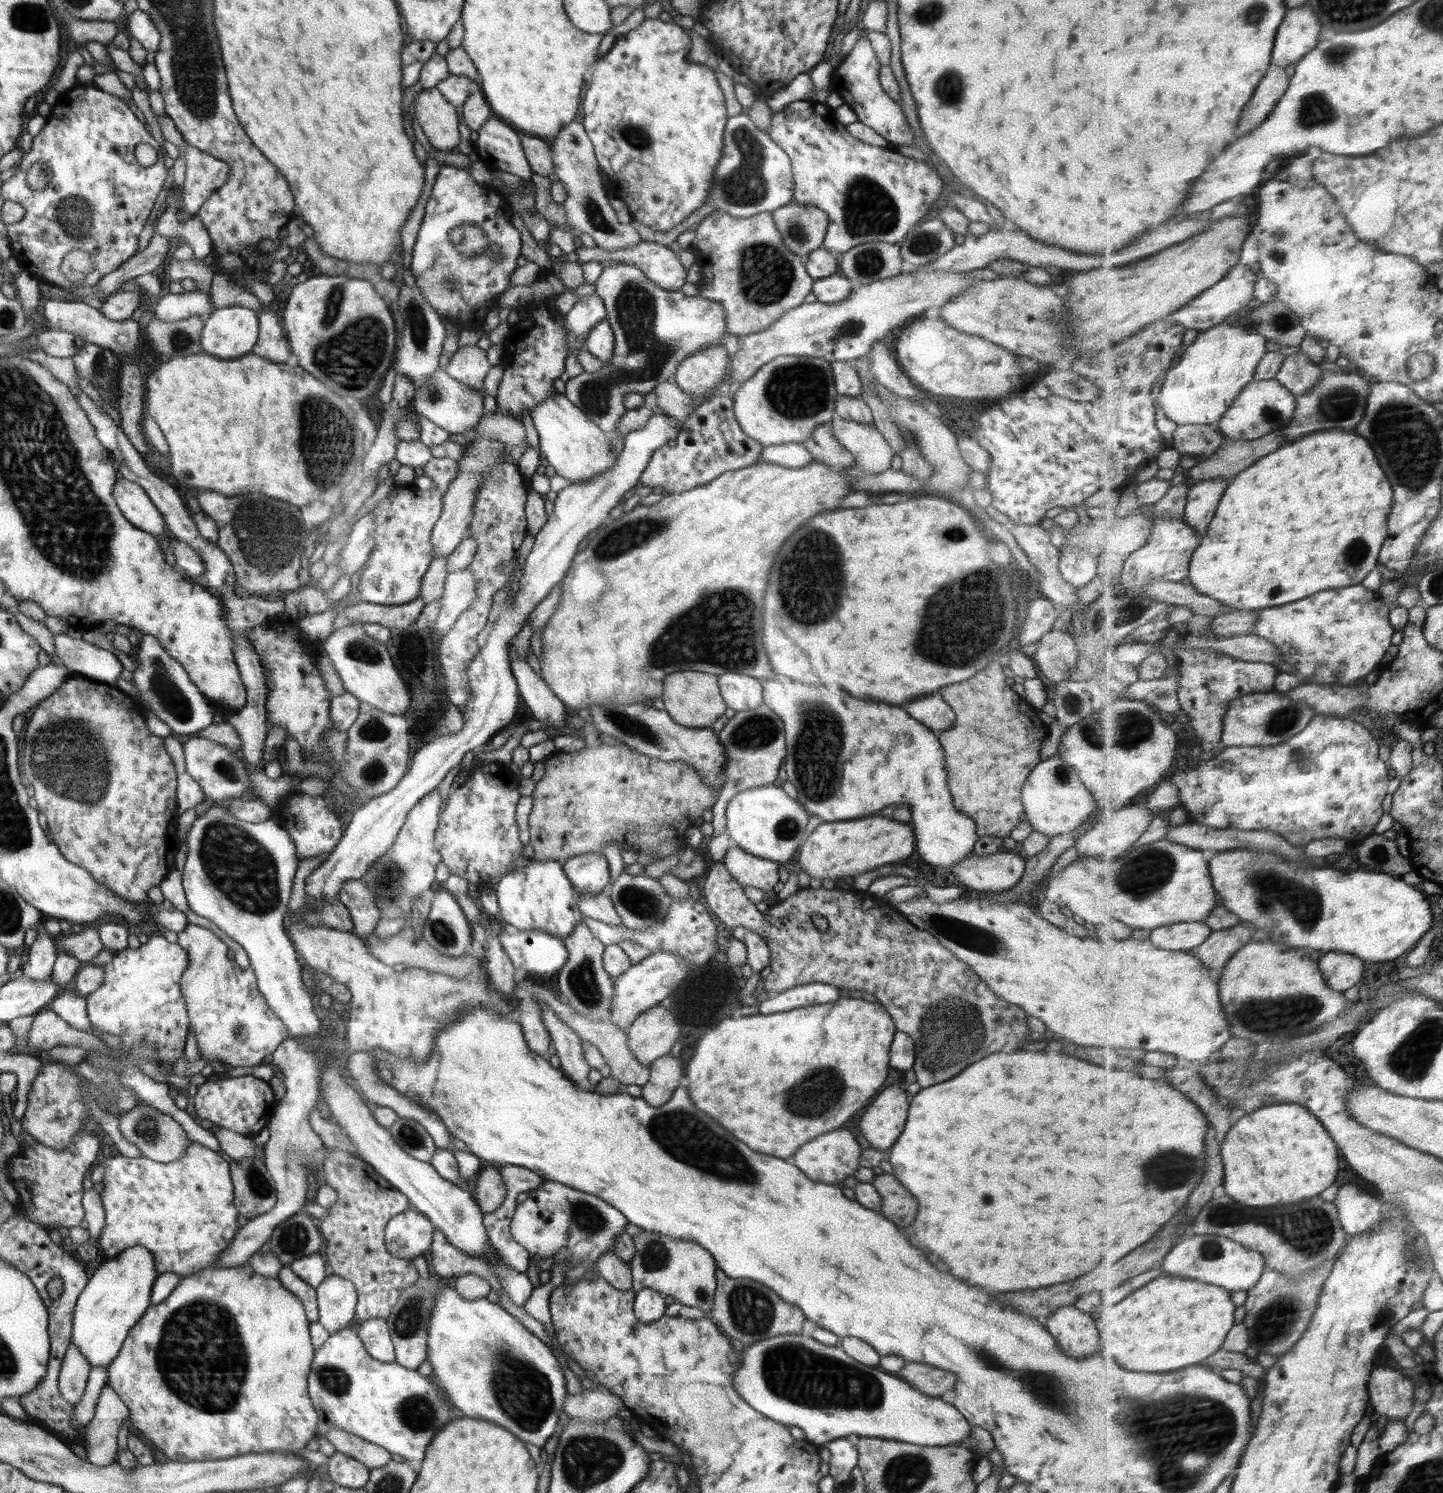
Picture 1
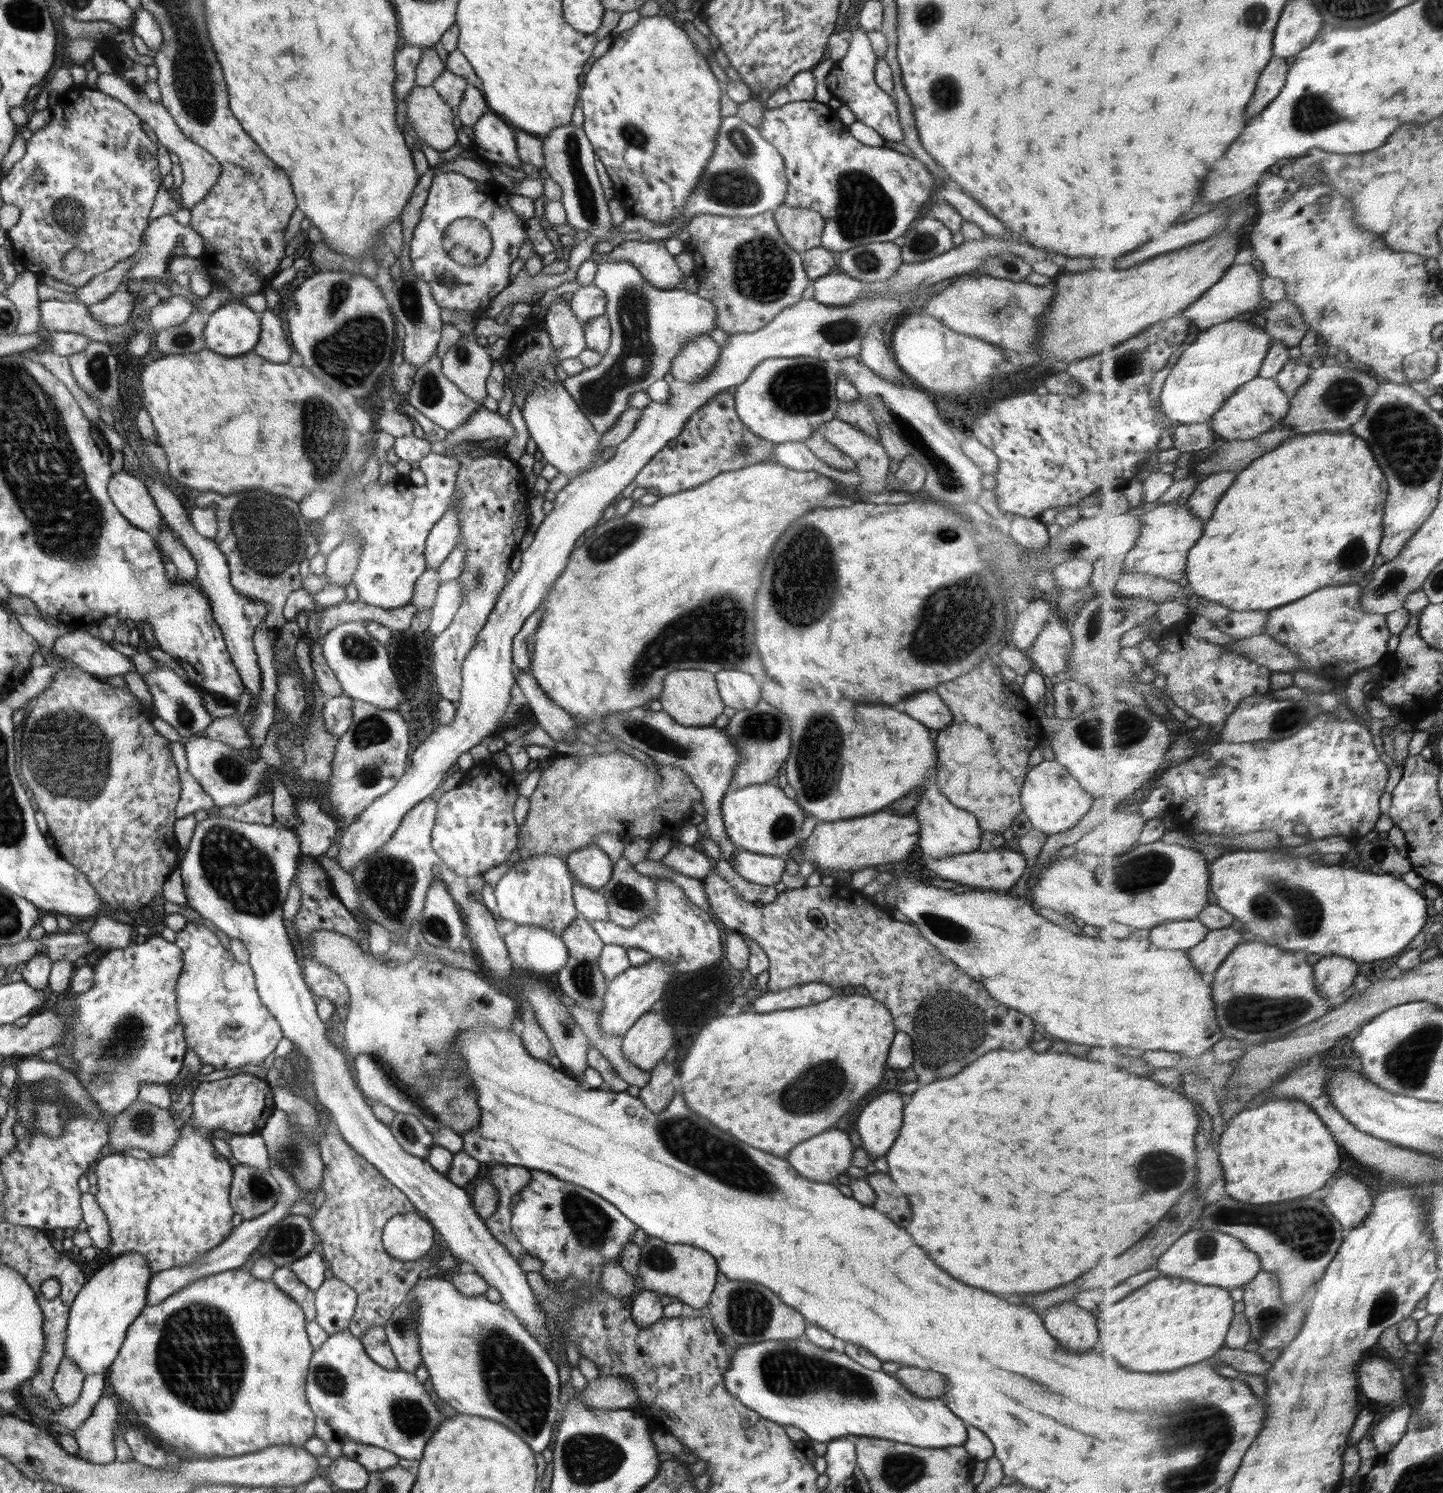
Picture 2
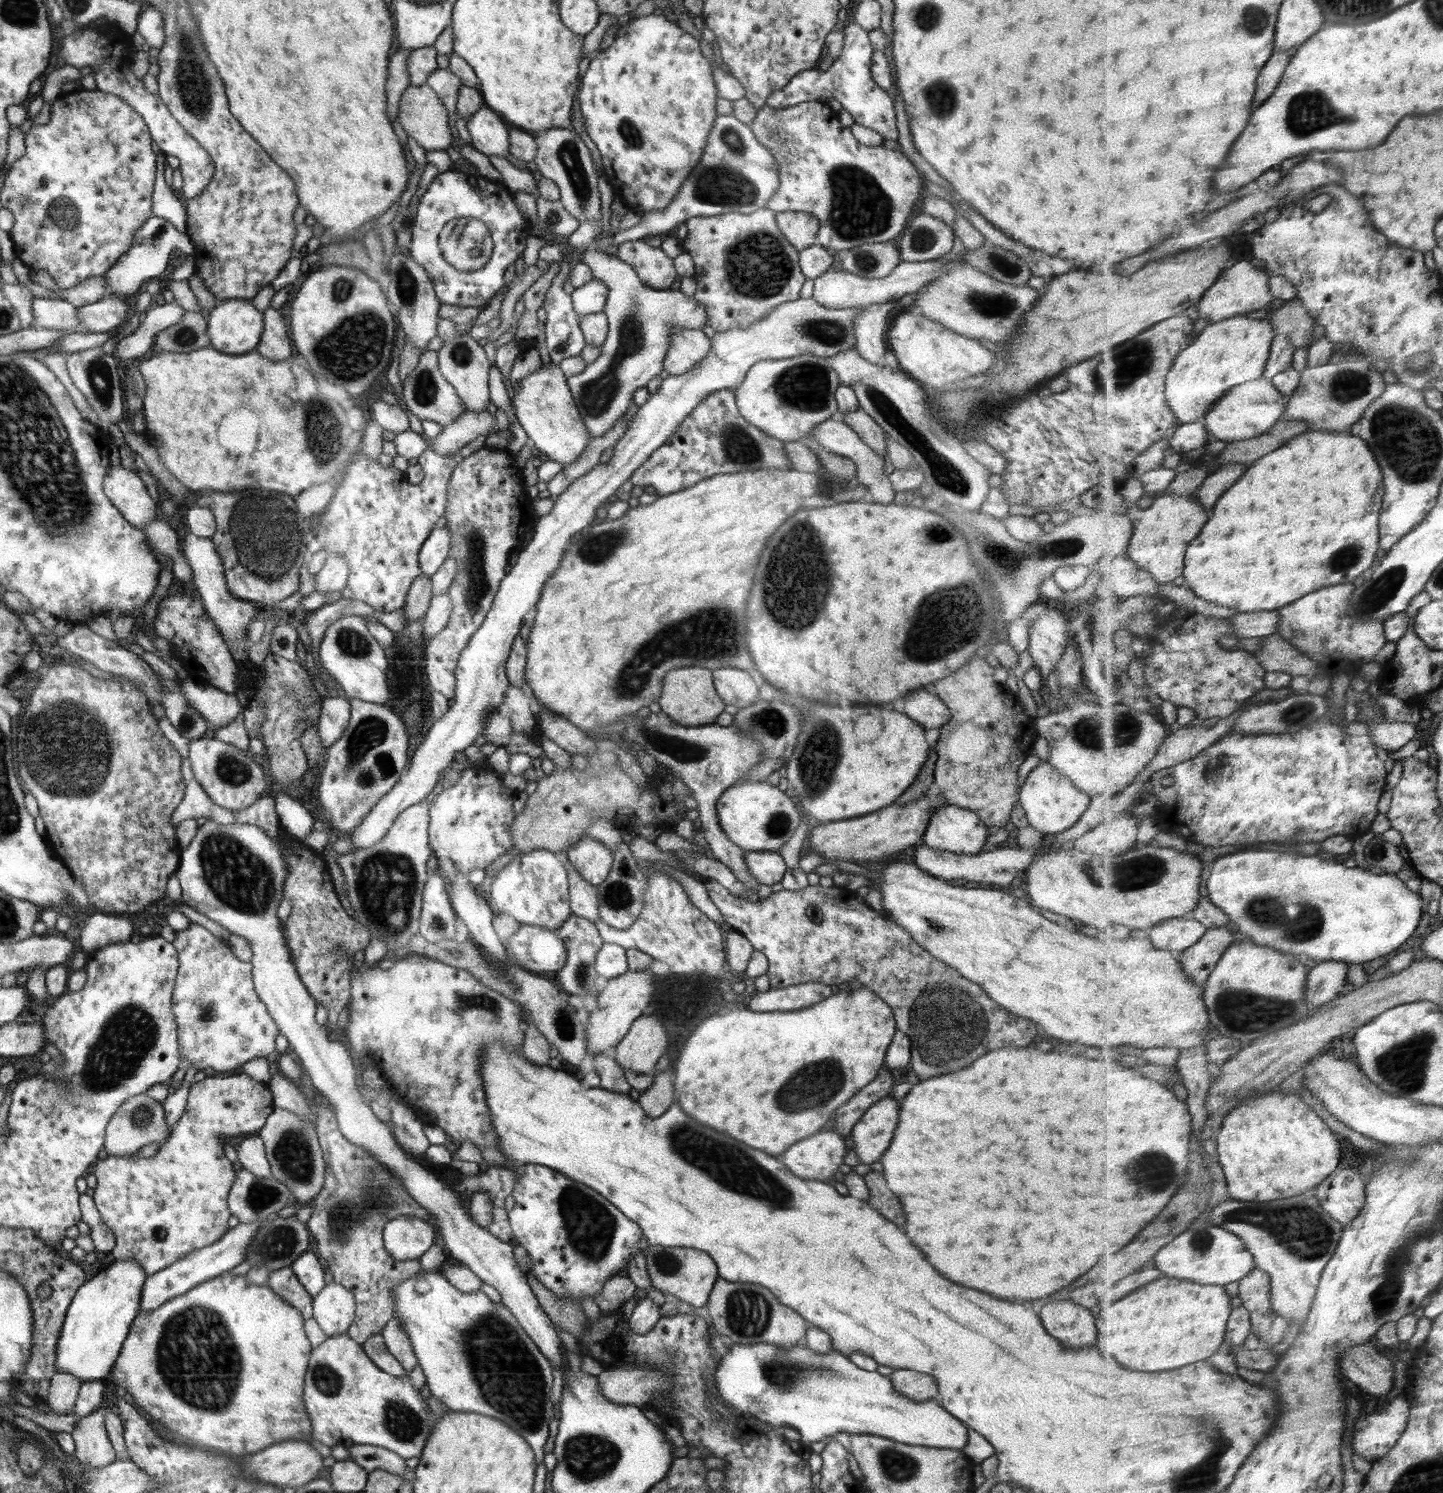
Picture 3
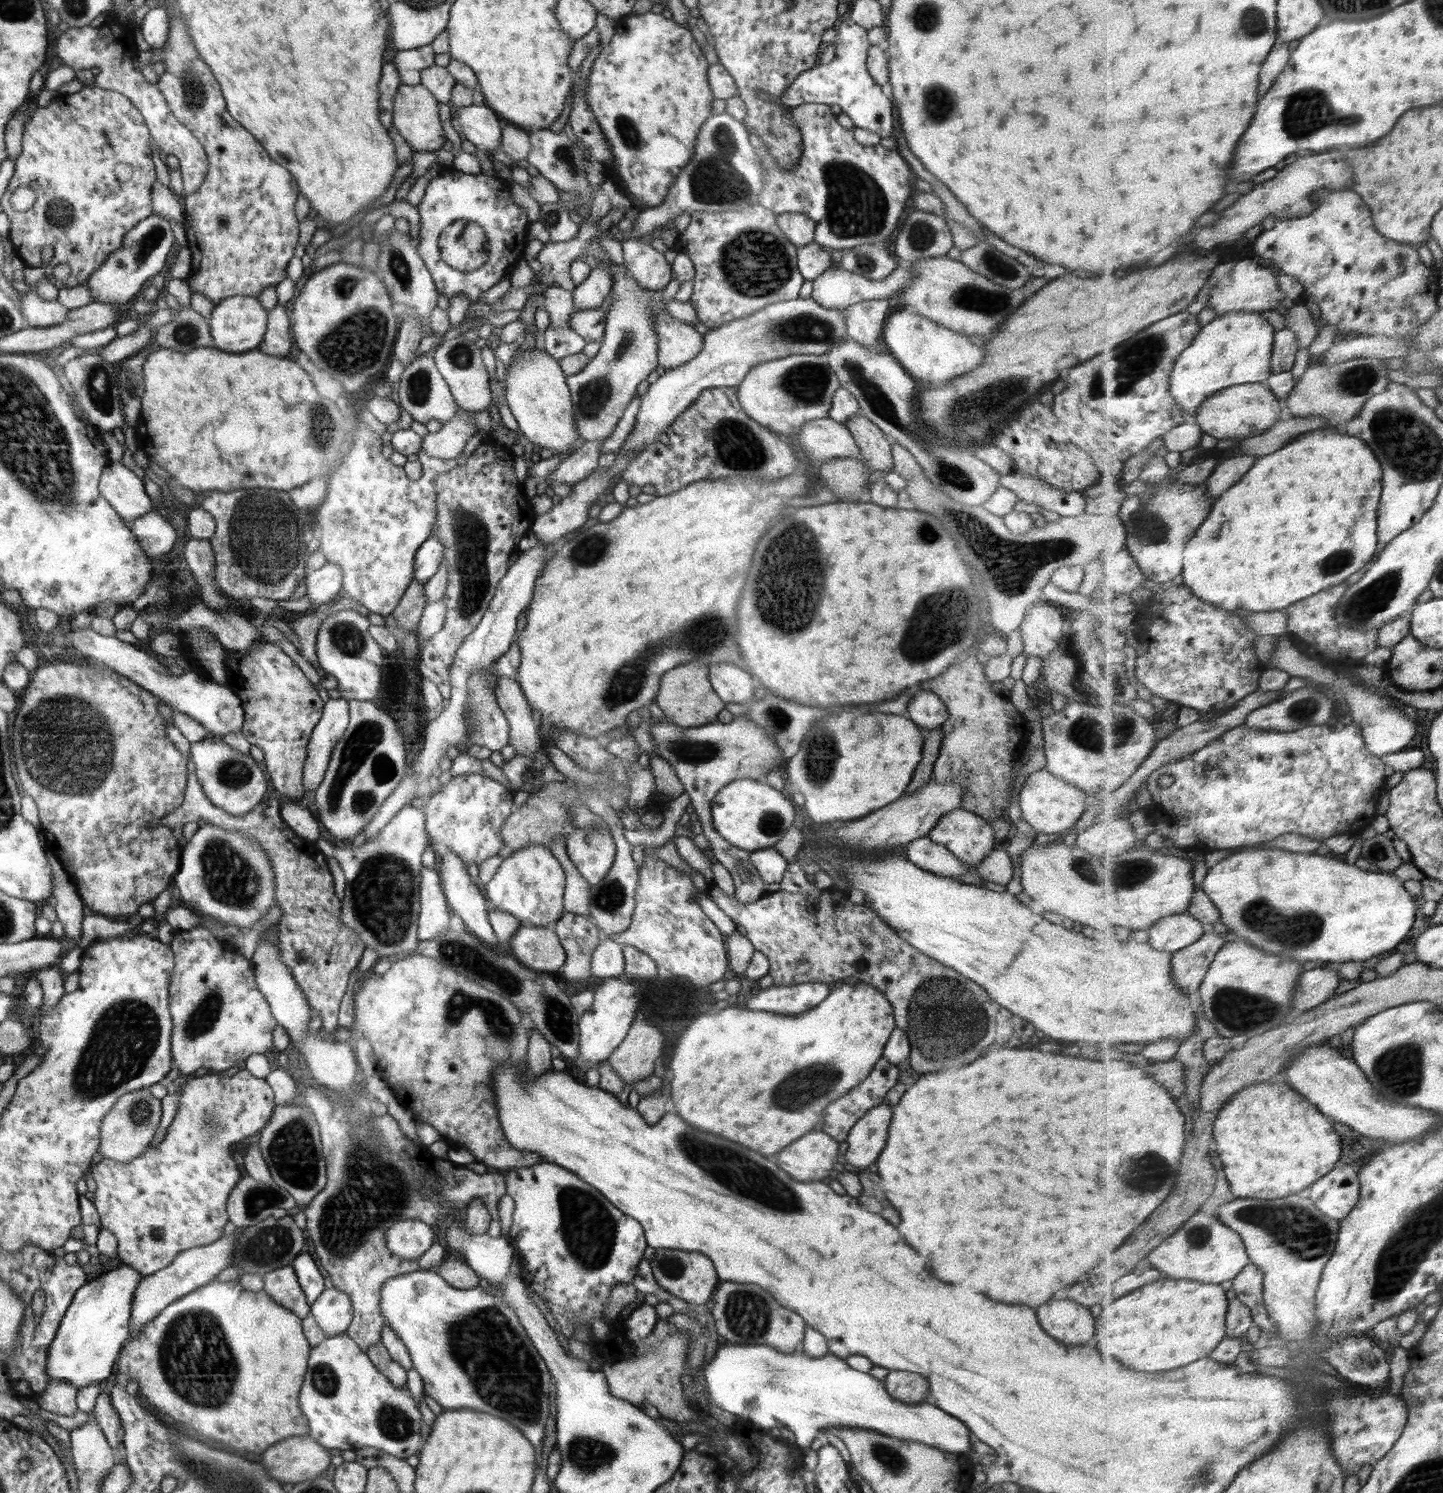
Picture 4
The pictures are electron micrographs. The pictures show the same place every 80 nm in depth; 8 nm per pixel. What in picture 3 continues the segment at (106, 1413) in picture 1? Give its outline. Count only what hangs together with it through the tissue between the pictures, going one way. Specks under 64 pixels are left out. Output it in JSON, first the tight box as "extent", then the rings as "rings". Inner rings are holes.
{"extent":[71,1407,116,1469],"rings":[[[98,1407],[88,1416],[83,1416],[71,1432],[75,1442],[72,1456],[85,1469],[108,1466],[116,1461],[116,1452],[105,1427],[105,1418],[105,1410]]]}

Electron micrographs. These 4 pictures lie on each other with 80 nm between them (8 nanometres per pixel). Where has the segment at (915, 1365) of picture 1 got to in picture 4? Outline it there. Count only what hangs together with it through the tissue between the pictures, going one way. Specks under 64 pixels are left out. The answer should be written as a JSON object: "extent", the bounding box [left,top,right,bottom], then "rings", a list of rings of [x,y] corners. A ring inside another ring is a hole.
{"extent":[885,1370,931,1403],"rings":[[[904,1370],[889,1371],[885,1378],[885,1387],[893,1399],[900,1399],[905,1403],[928,1402],[931,1395],[928,1381],[915,1372]]]}

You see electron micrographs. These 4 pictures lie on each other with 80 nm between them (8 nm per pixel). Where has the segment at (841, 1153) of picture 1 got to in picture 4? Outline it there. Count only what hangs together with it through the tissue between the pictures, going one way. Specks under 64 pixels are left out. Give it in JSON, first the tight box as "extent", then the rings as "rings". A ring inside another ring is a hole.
{"extent":[776,1131,838,1182],"rings":[[[810,1131],[792,1142],[792,1146],[786,1146],[776,1156],[776,1164],[800,1182],[821,1181],[830,1175],[837,1162],[838,1145],[826,1132]]]}

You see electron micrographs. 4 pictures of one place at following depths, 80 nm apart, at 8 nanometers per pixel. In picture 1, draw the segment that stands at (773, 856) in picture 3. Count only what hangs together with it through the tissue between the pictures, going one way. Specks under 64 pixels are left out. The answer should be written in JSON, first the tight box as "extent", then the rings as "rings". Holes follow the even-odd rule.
{"extent":[722,846,784,892],"rings":[[[736,846],[728,849],[722,863],[738,884],[755,886],[764,892],[773,890],[779,879],[784,877],[782,864],[748,854]]]}

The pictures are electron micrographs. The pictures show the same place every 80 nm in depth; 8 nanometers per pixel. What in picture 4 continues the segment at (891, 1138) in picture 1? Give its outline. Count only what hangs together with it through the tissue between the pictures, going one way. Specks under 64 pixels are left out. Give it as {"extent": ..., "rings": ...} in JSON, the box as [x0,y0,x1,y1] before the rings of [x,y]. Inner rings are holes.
{"extent":[844,1103,892,1172],"rings":[[[882,1103],[868,1110],[850,1129],[846,1140],[849,1143],[848,1151],[844,1156],[848,1163],[857,1166],[858,1172],[868,1170],[884,1148],[892,1120],[890,1108]]]}

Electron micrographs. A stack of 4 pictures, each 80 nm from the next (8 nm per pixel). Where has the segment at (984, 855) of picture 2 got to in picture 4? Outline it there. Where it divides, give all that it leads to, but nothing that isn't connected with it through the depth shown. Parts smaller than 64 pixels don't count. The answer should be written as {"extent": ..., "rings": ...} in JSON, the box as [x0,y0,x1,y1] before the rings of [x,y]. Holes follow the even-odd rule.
{"extent":[907,835,1014,886],"rings":[[[926,835],[912,840],[907,846],[907,859],[932,874],[958,878],[969,871],[957,856],[945,846],[930,841]],[[993,849],[988,853],[988,856],[985,856],[985,860],[980,861],[971,872],[978,874],[985,881],[1007,886],[1014,874],[1014,866],[1006,849]]]}

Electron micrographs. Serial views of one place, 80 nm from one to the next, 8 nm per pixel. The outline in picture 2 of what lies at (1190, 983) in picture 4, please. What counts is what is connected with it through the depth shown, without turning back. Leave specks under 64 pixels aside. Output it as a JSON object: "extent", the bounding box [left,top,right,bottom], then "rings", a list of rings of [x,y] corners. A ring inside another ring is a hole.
{"extent":[1189,927,1244,974],"rings":[[[1226,927],[1212,930],[1206,940],[1189,950],[1192,960],[1202,974],[1216,972],[1244,940],[1243,930]]]}

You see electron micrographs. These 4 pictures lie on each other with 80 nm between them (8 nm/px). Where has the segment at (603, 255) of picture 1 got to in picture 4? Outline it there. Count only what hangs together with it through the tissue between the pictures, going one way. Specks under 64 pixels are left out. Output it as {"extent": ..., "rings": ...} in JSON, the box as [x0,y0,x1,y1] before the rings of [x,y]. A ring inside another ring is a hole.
{"extent":[621,238,674,291],"rings":[[[631,238],[621,245],[623,264],[641,287],[662,291],[674,278],[673,270],[664,258],[664,253],[660,253],[652,245],[639,241],[639,238]]]}

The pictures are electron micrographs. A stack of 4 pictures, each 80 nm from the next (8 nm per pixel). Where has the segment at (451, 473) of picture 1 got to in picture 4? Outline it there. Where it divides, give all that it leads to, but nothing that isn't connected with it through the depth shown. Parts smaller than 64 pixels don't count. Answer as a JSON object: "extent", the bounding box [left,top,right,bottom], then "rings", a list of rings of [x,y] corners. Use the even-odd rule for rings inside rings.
{"extent":[316,414,461,617],"rings":[[[358,414],[356,419],[354,445],[336,468],[336,474],[330,478],[328,496],[318,508],[316,520],[321,528],[319,549],[325,554],[327,562],[336,564],[342,570],[342,590],[346,596],[366,607],[369,612],[385,617],[396,609],[402,595],[413,582],[414,556],[436,522],[436,477],[458,468],[461,461],[422,456],[422,476],[418,480],[410,480],[401,466],[396,466],[382,455],[382,439],[366,427]]]}

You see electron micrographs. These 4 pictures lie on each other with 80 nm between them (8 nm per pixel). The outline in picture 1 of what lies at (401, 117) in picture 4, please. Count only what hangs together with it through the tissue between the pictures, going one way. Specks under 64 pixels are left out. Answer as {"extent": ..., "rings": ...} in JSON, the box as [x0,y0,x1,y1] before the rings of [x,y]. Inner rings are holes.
{"extent":[412,88,461,151],"rings":[[[436,88],[424,89],[416,95],[412,107],[428,141],[438,151],[452,151],[461,141],[456,108],[448,104]]]}

